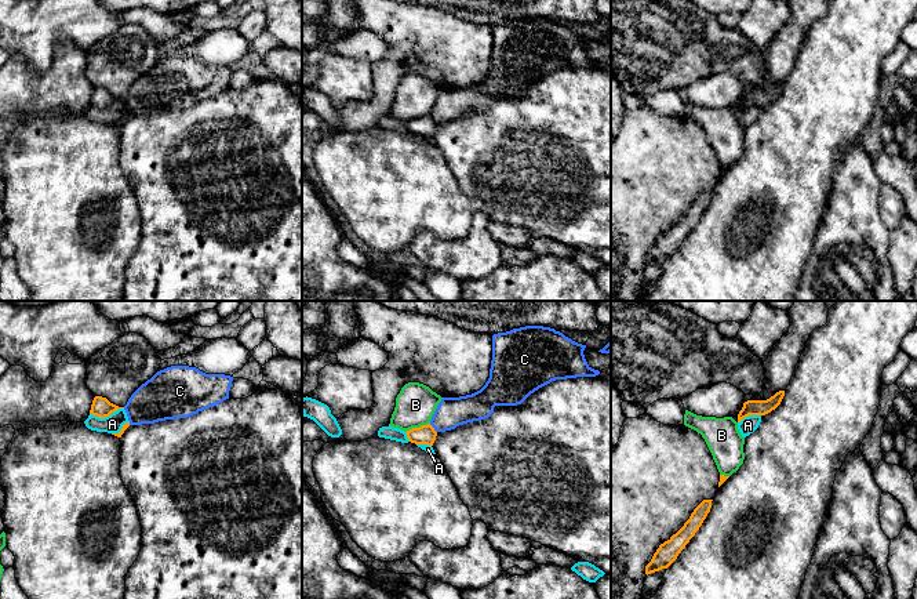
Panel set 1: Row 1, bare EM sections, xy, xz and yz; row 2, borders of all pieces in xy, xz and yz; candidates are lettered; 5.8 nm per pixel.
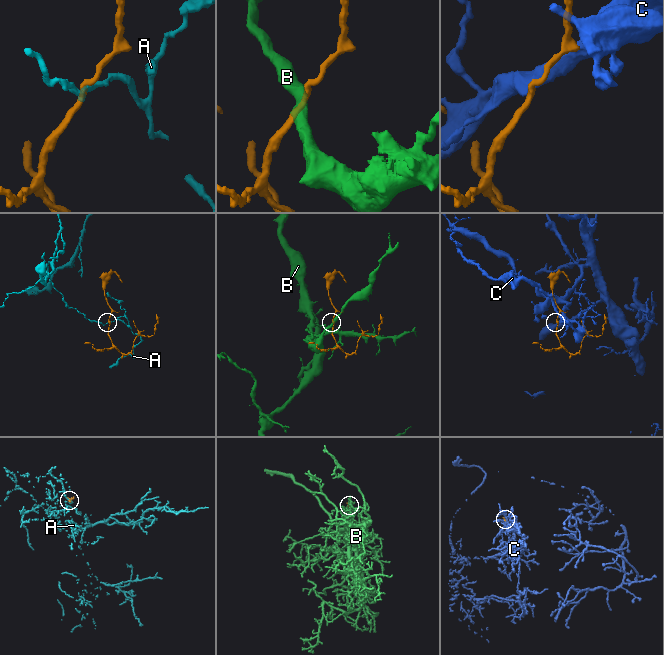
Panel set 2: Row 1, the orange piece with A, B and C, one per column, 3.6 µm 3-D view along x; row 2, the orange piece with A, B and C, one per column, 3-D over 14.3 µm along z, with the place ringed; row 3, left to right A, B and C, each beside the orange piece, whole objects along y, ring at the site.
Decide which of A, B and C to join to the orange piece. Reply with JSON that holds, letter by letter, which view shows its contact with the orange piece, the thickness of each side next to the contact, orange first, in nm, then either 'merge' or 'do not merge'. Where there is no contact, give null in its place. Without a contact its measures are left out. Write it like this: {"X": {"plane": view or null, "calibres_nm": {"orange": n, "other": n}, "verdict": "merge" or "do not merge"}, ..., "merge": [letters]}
{"A": {"plane": "xy", "calibres_nm": {"orange": 120, "other": 110}, "verdict": "do not merge"}, "B": {"plane": "xz", "calibres_nm": {"orange": 110, "other": 240}, "verdict": "do not merge"}, "C": {"plane": "xz", "calibres_nm": {"orange": 110, "other": 180}, "verdict": "do not merge"}, "merge": []}

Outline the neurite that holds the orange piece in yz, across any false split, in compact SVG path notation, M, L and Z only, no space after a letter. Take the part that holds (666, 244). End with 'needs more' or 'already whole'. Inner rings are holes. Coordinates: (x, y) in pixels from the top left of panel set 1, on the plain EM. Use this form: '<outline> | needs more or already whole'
M703 190L691 204L689 210L684 217L673 225L667 232L659 236L654 244L651 253L645 257L645 265L667 259L678 247L678 244L685 239L689 230L702 217L707 204L710 203L713 190Z | already whole

